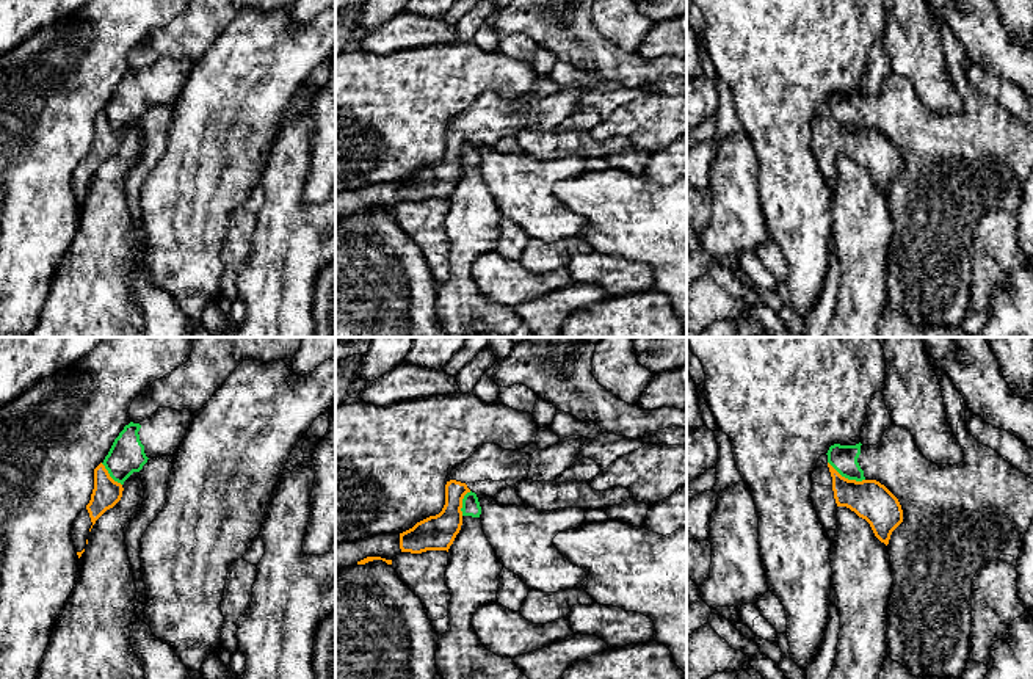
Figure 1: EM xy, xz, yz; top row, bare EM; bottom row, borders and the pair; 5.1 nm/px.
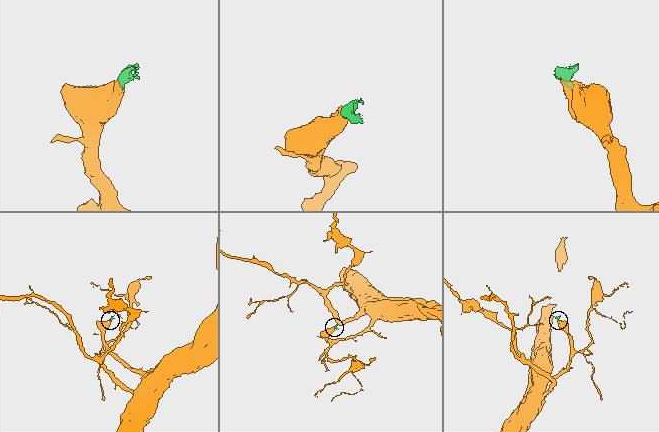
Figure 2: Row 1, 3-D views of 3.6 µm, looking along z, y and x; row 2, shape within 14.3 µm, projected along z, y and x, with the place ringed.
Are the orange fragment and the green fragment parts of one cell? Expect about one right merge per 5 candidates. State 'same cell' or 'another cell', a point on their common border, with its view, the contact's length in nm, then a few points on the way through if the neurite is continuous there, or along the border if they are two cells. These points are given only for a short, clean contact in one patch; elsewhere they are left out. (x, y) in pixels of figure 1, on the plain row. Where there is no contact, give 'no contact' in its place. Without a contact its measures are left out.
another cell; contact yz (847, 127); length 220 nm; border yz (828, 110), (842, 124), (864, 129)

